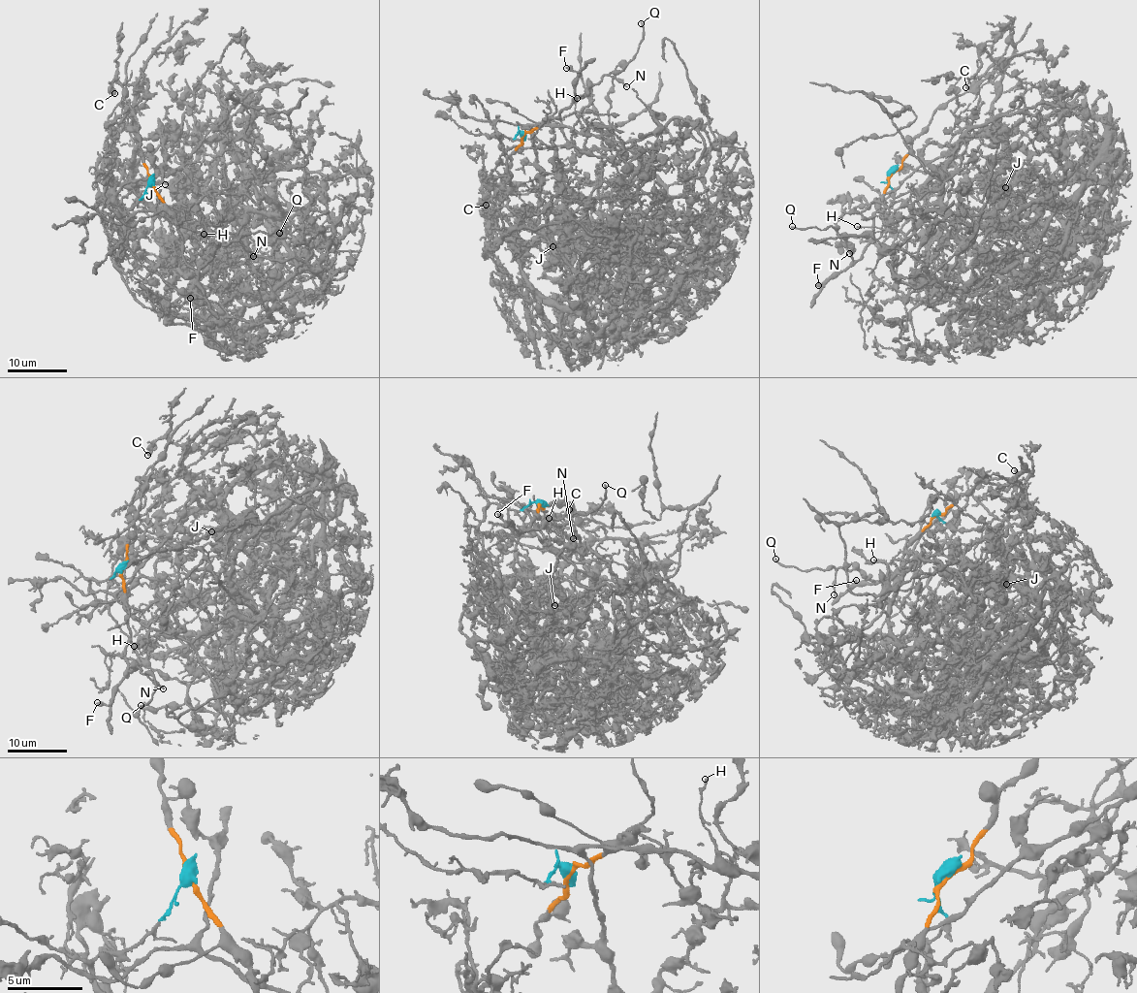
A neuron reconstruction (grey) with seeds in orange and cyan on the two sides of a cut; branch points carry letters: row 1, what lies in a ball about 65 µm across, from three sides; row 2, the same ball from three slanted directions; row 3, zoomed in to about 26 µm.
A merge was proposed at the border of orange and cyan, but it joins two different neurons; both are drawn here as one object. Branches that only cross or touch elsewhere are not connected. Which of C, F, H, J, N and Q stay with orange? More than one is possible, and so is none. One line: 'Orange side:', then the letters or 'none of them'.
Orange side: F, N, Q

